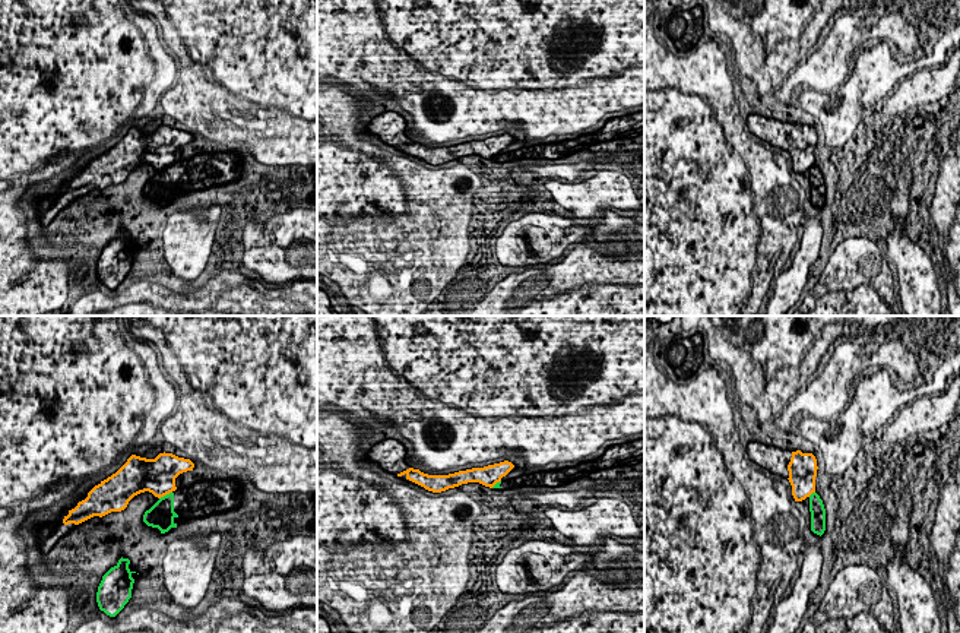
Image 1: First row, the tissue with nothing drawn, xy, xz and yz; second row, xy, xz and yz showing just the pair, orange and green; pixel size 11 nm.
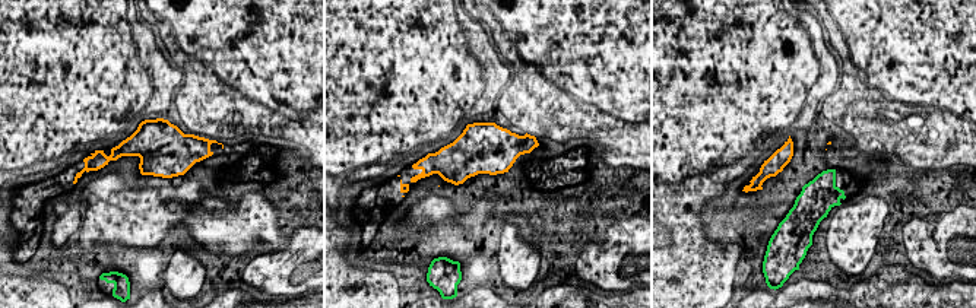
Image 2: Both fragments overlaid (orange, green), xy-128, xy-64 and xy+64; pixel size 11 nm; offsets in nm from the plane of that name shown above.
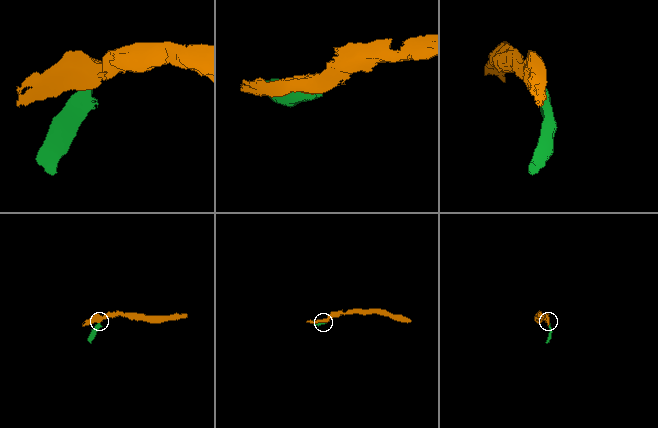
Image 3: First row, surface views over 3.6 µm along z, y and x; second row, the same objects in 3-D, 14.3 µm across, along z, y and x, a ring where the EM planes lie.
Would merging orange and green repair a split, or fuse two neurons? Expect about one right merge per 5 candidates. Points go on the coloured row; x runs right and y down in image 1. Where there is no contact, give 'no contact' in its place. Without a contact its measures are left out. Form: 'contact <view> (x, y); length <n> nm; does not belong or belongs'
contact xy (165, 494); length 170 nm; does not belong

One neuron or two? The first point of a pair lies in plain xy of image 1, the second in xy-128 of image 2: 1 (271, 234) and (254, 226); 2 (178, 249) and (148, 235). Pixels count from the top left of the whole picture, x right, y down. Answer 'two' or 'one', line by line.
1: two
2: two

